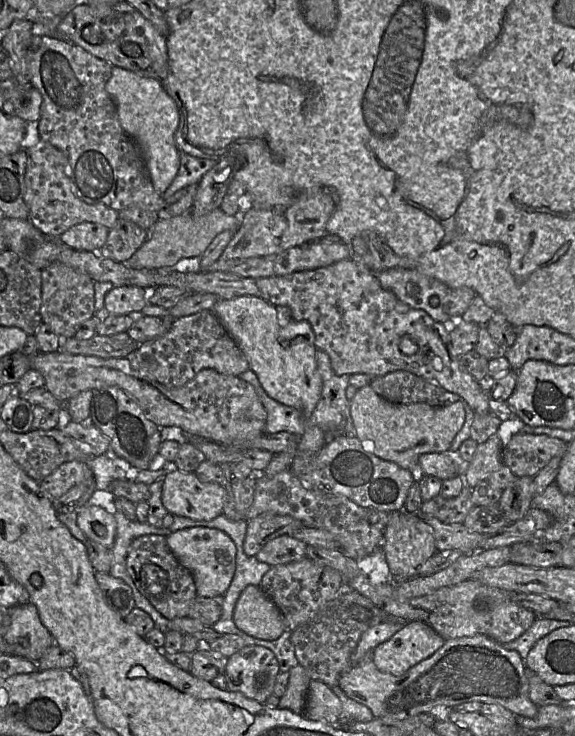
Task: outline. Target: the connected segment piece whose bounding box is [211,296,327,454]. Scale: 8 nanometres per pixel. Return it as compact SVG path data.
M239 296L232 299L224 299L224 300L218 300L217 303L214 305L214 307L211 309L214 314L217 316L217 318L220 320L222 325L226 328L226 330L229 332L229 334L233 337L241 351L243 352L244 356L246 357L249 369L251 369L255 375L258 377L258 380L265 390L265 392L271 397L272 399L280 402L281 404L284 404L286 406L293 407L297 410L299 410L303 416L305 417L305 431L302 437L300 437L300 441L298 443L298 452L297 454L314 454L320 451L327 443L327 433L325 433L321 428L319 428L314 423L311 423L309 421L309 418L314 411L322 393L323 383L322 378L320 376L320 373L317 368L316 363L316 347L315 347L315 334L313 332L313 329L309 322L303 320L303 321L295 321L291 320L288 325L286 326L280 326L277 320L277 311L276 306L255 296Z

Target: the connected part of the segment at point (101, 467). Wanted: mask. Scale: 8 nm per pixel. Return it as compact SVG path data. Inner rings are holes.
M110 451L92 458L88 464L96 481L96 489L100 491L109 491L109 486L114 480L135 480L139 471Z

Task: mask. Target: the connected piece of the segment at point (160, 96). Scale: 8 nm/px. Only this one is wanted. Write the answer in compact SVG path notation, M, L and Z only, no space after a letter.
M112 66L111 77L105 89L116 105L122 129L134 141L145 162L155 191L162 195L180 166L180 153L175 142L180 115L175 101L160 81L117 66Z

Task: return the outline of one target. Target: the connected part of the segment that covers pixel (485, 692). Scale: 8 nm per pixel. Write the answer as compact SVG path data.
M474 635L447 640L431 657L411 667L401 676L381 672L369 659L352 666L339 680L339 688L346 696L368 707L374 718L404 720L422 713L437 715L467 702L498 704L515 715L533 718L538 706L529 698L529 681L525 661L515 650L508 650L486 635Z

